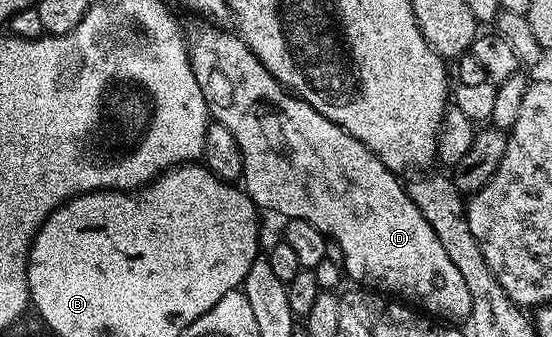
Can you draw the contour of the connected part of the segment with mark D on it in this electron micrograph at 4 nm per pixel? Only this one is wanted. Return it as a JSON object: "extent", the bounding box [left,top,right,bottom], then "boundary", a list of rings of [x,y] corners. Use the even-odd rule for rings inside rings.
{"extent":[186,18,471,321],"boundary":[[[195,18],[191,25],[186,25],[187,57],[193,66],[197,86],[201,86],[201,94],[205,94],[210,119],[214,123],[225,126],[225,130],[229,130],[229,134],[233,134],[233,138],[237,138],[237,146],[241,146],[241,158],[243,159],[241,184],[251,201],[260,209],[266,210],[268,208],[271,212],[280,212],[283,218],[287,220],[304,220],[313,226],[317,226],[317,230],[321,230],[324,236],[333,241],[334,247],[335,244],[339,247],[340,254],[338,253],[338,255],[341,257],[341,267],[348,281],[356,280],[359,283],[356,285],[362,286],[364,289],[378,290],[380,293],[390,294],[403,302],[414,302],[420,309],[426,310],[432,317],[438,318],[440,321],[466,321],[471,314],[471,295],[465,286],[465,278],[461,278],[457,266],[453,266],[449,254],[445,254],[445,246],[441,246],[441,238],[437,238],[437,234],[433,234],[433,226],[429,226],[429,222],[425,222],[421,210],[407,195],[406,187],[395,181],[398,180],[396,173],[390,172],[378,160],[375,153],[370,152],[360,140],[350,136],[341,126],[329,122],[329,118],[325,118],[325,114],[317,114],[317,110],[313,110],[313,106],[309,106],[309,102],[305,102],[284,88],[282,84],[279,84],[277,78],[273,78],[273,74],[269,74],[269,70],[265,70],[265,66],[257,58],[257,54],[253,54],[253,50],[243,41],[242,36],[234,31],[231,31],[232,33],[226,32],[225,29],[218,28],[215,24],[218,23],[207,18]]]}

